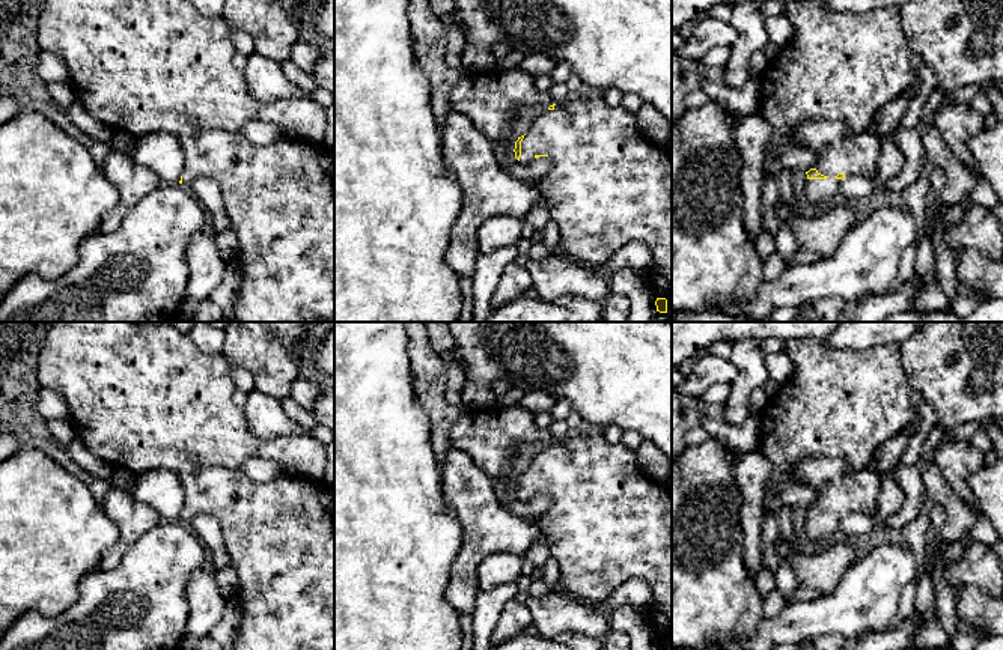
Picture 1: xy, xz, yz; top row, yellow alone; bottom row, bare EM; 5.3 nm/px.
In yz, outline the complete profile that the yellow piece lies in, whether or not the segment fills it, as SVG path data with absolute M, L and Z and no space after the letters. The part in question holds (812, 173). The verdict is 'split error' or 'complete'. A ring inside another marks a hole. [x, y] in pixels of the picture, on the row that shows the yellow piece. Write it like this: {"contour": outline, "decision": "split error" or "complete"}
{"contour": "M807 120L795 126L794 140L818 158L816 166L806 172L806 199L815 211L837 200L839 187L848 178L861 176L875 182L881 144L876 134L857 132L840 122Z", "decision": "split error"}

